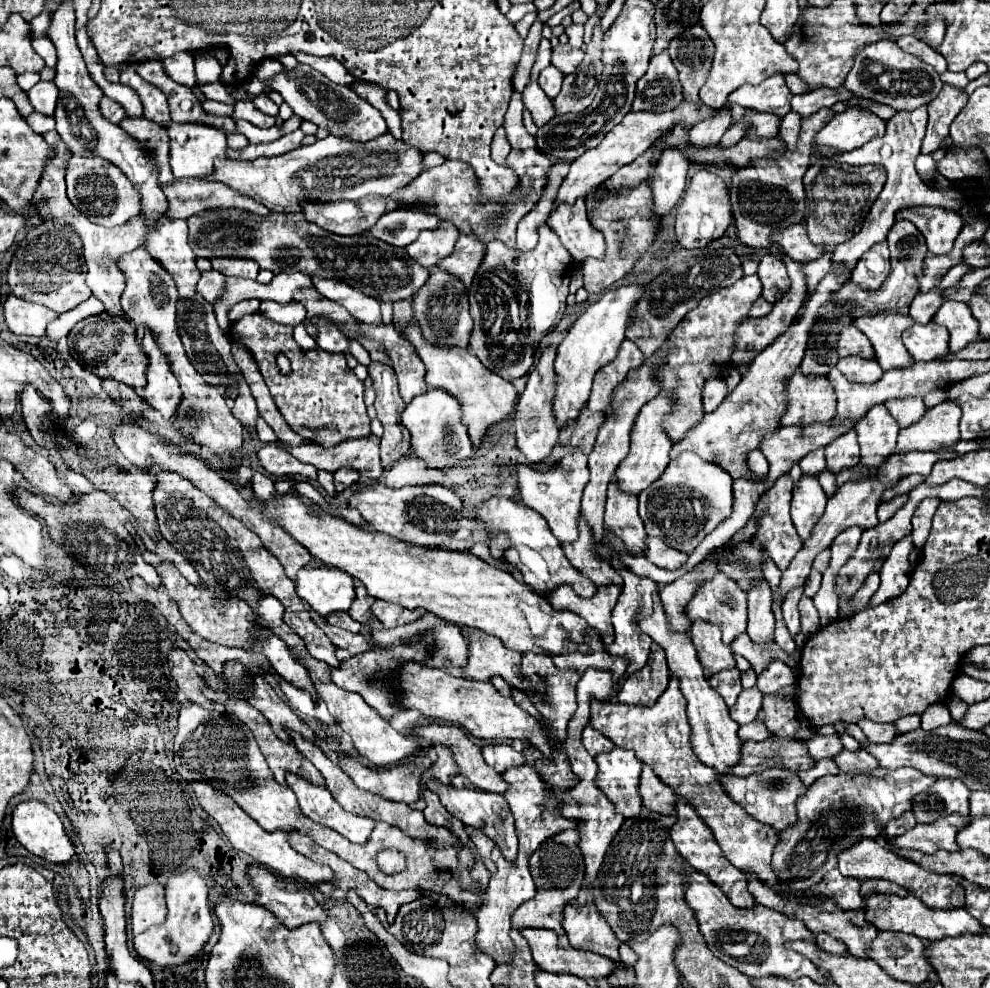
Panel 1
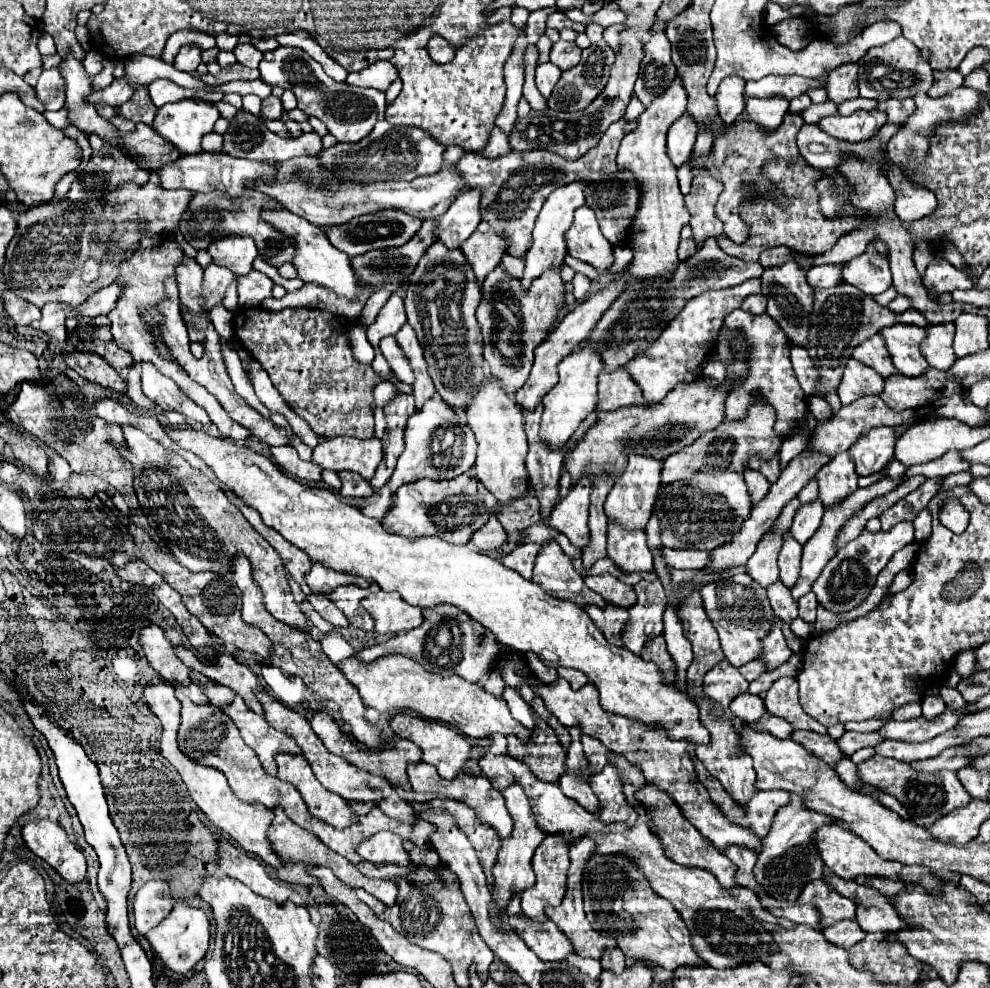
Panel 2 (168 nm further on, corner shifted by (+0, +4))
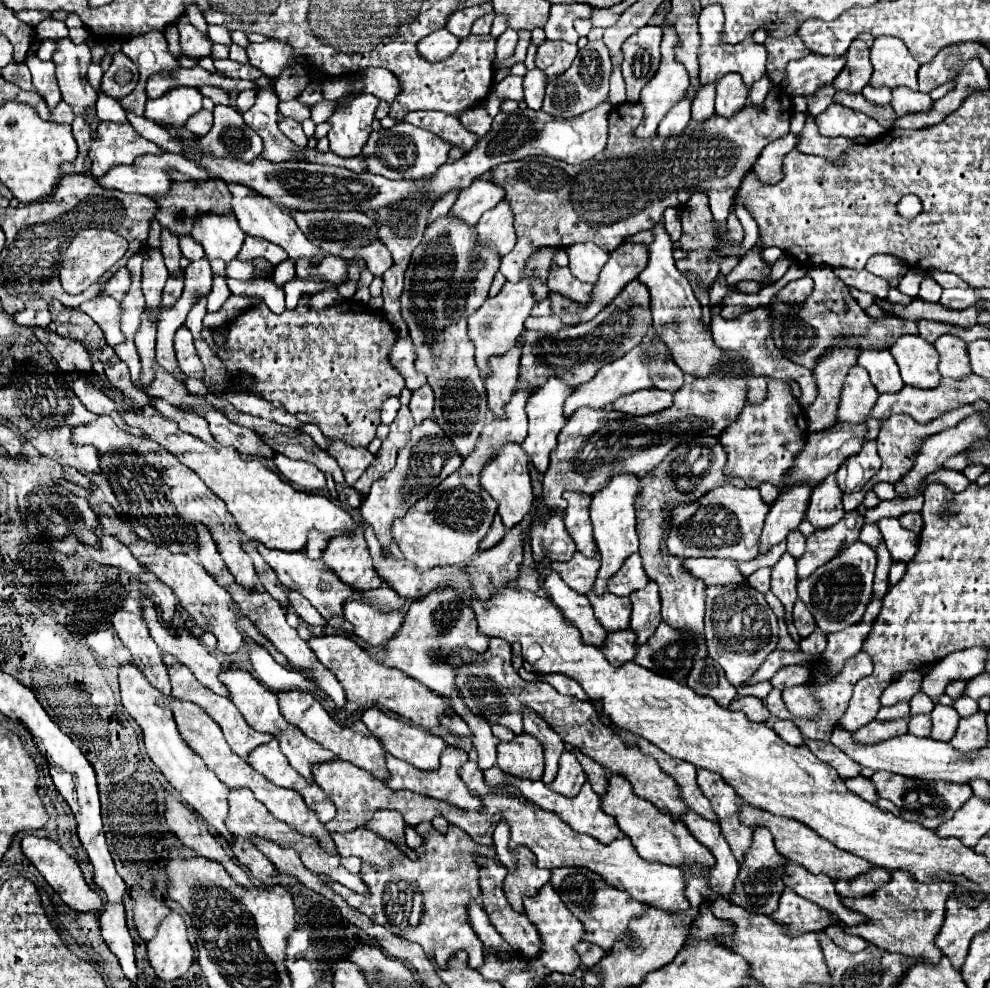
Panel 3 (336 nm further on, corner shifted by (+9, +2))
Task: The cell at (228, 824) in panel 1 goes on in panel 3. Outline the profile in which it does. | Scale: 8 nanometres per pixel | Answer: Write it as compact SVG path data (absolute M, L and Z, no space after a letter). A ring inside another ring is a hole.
M132 663L122 665L118 679L120 679L122 705L132 715L132 719L140 725L142 735L144 735L144 745L146 745L146 751L148 751L152 763L162 771L162 775L168 779L168 783L180 793L182 801L188 807L192 807L200 817L204 817L224 839L230 841L230 833L226 831L226 825L224 825L224 817L228 815L226 797L228 797L230 789L224 783L220 783L220 779L206 767L206 763L186 745L186 741L178 733L172 711L156 705L156 699L162 697L162 693L148 683L148 679L140 673L140 669L136 669L136 665L132 665Z

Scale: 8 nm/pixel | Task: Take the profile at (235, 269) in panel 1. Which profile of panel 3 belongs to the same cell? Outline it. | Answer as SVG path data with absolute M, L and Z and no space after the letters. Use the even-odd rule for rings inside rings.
M200 213L194 221L192 237L202 243L206 259L232 261L244 241L244 231L238 227L234 213Z

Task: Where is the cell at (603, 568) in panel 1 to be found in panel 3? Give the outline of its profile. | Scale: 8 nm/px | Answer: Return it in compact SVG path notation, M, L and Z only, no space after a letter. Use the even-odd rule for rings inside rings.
M588 593L588 599L594 607L596 619L608 633L624 631L630 627L632 605L628 597L616 597L612 593L606 593L604 597L596 597L596 593Z

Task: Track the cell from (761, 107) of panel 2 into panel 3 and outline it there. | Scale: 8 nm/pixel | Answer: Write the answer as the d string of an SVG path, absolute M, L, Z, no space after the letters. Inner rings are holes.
M764 75L760 81L756 81L756 85L750 87L750 95L748 95L748 101L754 103L754 105L760 105L766 95L768 95L768 89L770 89L770 79L768 75Z

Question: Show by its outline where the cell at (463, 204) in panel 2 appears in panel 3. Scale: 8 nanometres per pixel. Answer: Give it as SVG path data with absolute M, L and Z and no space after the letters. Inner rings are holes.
M476 179L468 189L460 191L458 201L454 203L450 215L460 217L468 225L476 225L476 221L482 217L484 211L496 207L500 199L504 199L504 189L496 185L492 179Z

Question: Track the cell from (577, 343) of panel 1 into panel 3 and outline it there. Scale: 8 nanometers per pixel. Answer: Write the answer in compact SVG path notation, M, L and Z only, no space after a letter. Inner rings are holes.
M552 377L550 381L546 381L546 385L536 391L526 405L526 415L528 415L528 437L524 439L522 447L530 457L530 463L534 465L534 469L538 473L546 473L548 469L548 461L550 461L550 451L556 447L556 437L562 431L562 427L566 425L566 419L562 415L562 405L568 397L568 393L572 393L572 387L564 385L558 377Z

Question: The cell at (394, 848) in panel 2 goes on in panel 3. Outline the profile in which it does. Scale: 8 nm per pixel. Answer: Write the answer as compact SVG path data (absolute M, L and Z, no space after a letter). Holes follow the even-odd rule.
M420 823L414 828L424 839L424 843L416 849L416 853L424 853L418 855L418 859L408 859L392 841L378 837L368 829L332 833L341 857L356 855L362 859L362 881L366 883L370 895L362 897L354 891L348 891L340 883L332 883L330 887L354 909L360 907L362 913L366 911L372 921L386 927L394 935L420 943L426 955L432 957L438 967L444 967L454 951L464 949L468 953L470 967L478 969L484 963L484 945L476 937L468 919L468 905L480 895L480 867L476 865L474 857L496 857L496 851L494 847L476 845L462 829L456 829L454 825L450 825L446 835L436 831L432 823Z

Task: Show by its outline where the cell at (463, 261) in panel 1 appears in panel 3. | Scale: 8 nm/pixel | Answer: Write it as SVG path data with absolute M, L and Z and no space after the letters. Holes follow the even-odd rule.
M502 199L494 209L486 211L480 217L476 229L478 229L478 239L484 245L496 245L500 255L506 255L516 245L514 215L506 199Z

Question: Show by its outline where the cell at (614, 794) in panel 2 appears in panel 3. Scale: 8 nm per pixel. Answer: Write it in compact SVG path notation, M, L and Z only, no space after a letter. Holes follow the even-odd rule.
M490 767L484 771L484 781L490 785L490 787L504 787L504 785L514 785L528 801L540 805L542 809L546 811L552 811L556 813L564 823L568 823L576 833L584 833L584 835L590 835L594 837L596 841L608 845L612 843L614 839L620 837L620 829L616 825L616 819L614 817L608 817L602 809L600 809L600 795L596 795L592 791L590 785L582 785L582 791L576 795L576 797L564 797L556 791L552 791L550 787L546 787L542 781L530 781L530 779L516 779L516 777L508 777L506 773L502 773L498 767Z

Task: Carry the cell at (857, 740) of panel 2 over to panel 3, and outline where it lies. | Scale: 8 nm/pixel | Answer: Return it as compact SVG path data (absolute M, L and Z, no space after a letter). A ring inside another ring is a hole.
M902 717L896 721L872 721L862 729L858 729L854 737L856 741L868 741L870 745L872 741L884 741L888 737L896 737L904 733L908 733L908 717Z

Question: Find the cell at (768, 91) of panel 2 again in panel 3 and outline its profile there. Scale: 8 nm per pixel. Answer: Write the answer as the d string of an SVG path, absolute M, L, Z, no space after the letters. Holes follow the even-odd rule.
M810 53L804 59L790 61L786 67L786 91L790 97L794 95L810 95L814 93L820 85L832 83L838 73L844 69L846 57L826 57L826 55L816 55Z

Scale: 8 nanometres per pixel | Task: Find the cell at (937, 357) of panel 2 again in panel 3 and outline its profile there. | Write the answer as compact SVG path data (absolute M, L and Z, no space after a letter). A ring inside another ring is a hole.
M942 335L934 343L936 351L940 353L940 375L950 379L964 379L972 375L970 359L968 359L968 347L962 339L954 335Z

